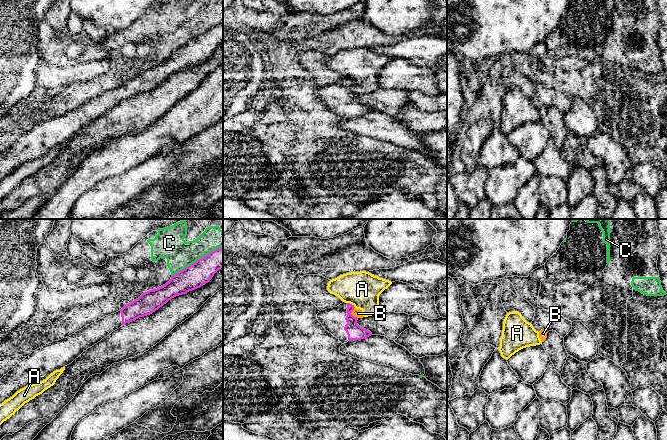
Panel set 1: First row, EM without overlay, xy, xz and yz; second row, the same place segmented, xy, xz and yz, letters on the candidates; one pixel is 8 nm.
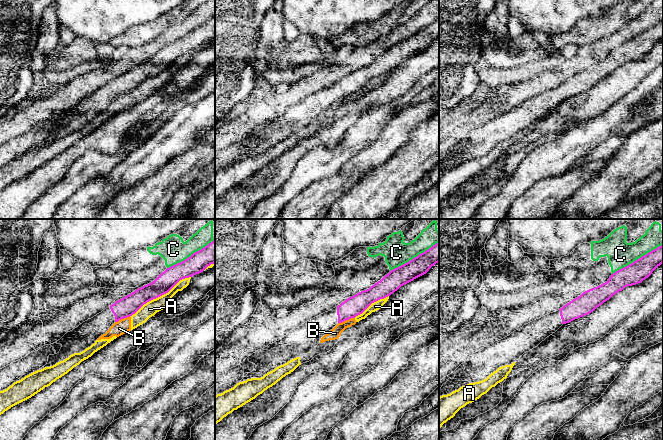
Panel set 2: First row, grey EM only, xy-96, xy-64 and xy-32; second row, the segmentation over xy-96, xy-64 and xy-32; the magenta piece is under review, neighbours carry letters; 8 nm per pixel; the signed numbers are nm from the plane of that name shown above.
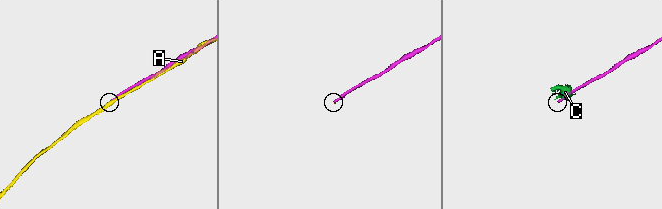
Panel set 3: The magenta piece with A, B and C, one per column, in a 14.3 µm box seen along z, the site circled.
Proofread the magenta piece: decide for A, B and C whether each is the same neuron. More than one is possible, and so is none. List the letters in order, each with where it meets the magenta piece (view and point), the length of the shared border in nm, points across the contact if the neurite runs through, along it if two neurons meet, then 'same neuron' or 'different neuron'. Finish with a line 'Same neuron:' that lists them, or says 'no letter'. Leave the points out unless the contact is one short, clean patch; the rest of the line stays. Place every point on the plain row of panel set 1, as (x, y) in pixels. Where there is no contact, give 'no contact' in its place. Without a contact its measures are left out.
A: meets magenta in xz at (351, 80); contact 80 nm long; different neuron
B: meets magenta in xz at (350, 89); contact 100 nm long; border along xz (354, 83), (351, 89), (357, 94); different neuron
C: meets magenta in xy at (197, 36); contact 480 nm long; different neuron
Same neuron: no letter

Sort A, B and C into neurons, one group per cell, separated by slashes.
A B / C

